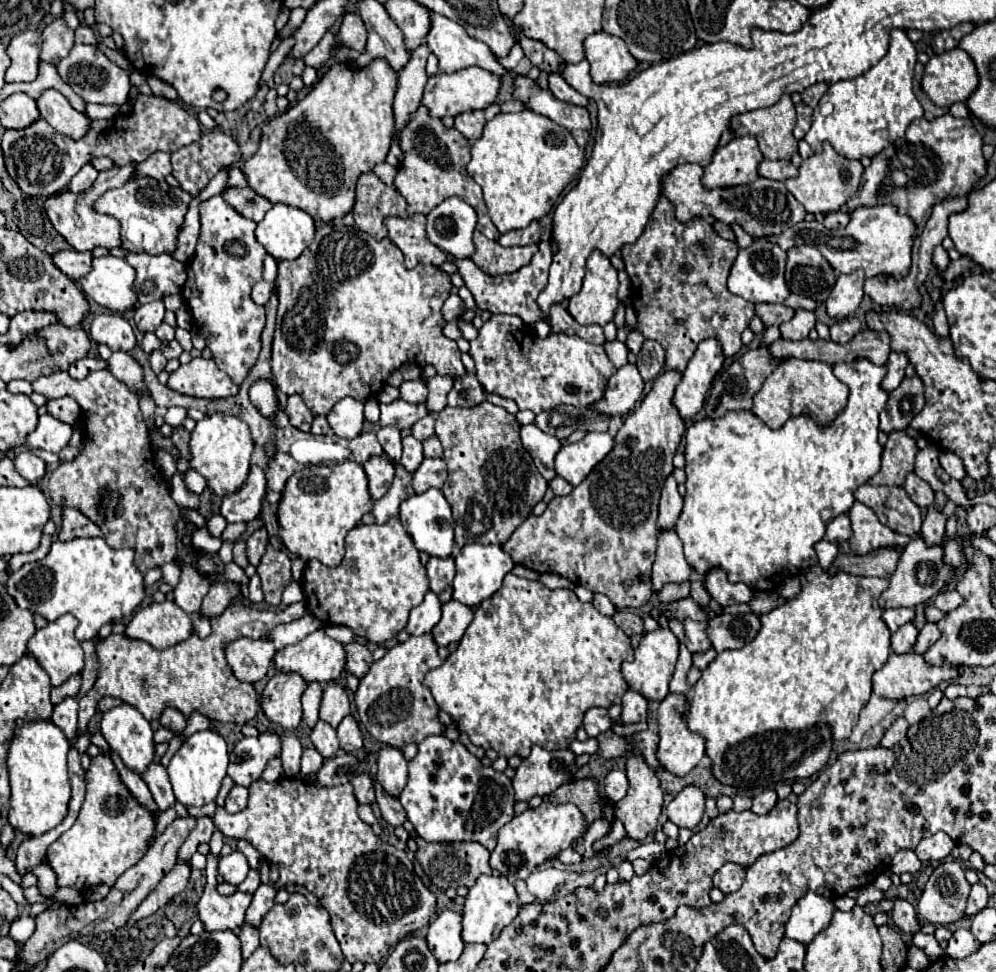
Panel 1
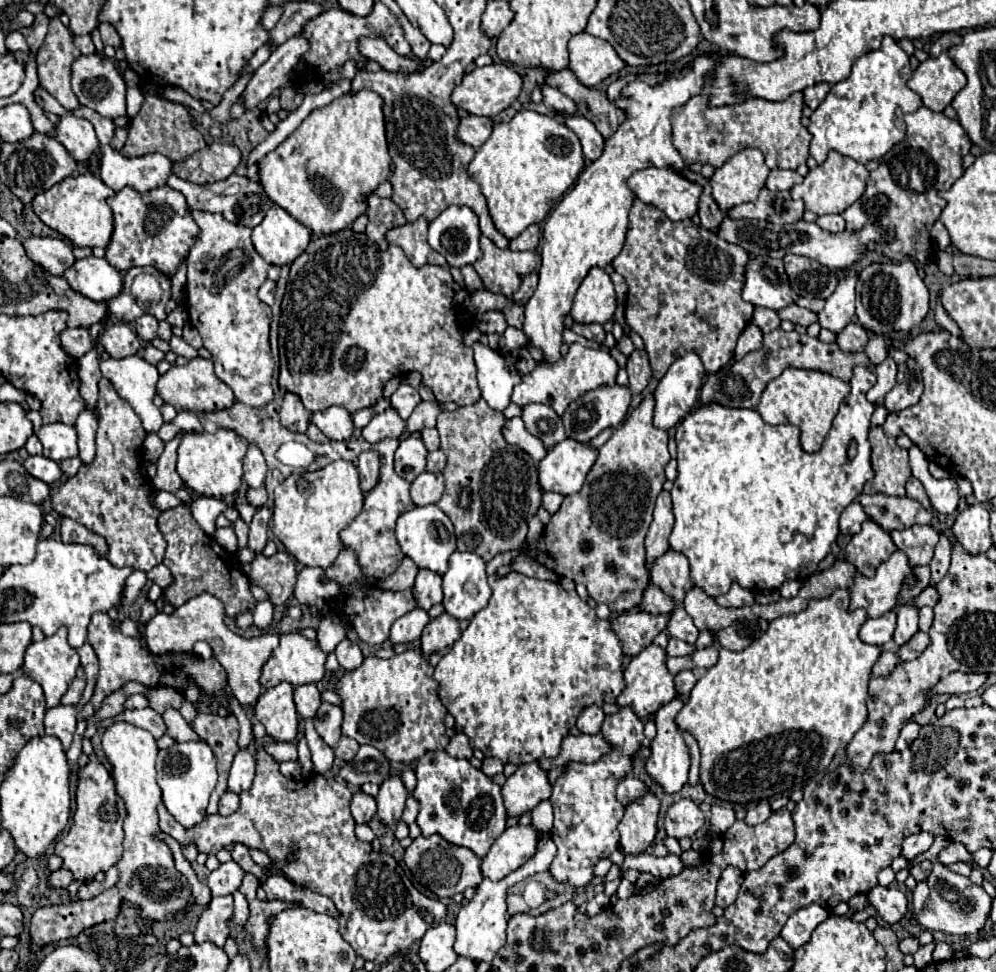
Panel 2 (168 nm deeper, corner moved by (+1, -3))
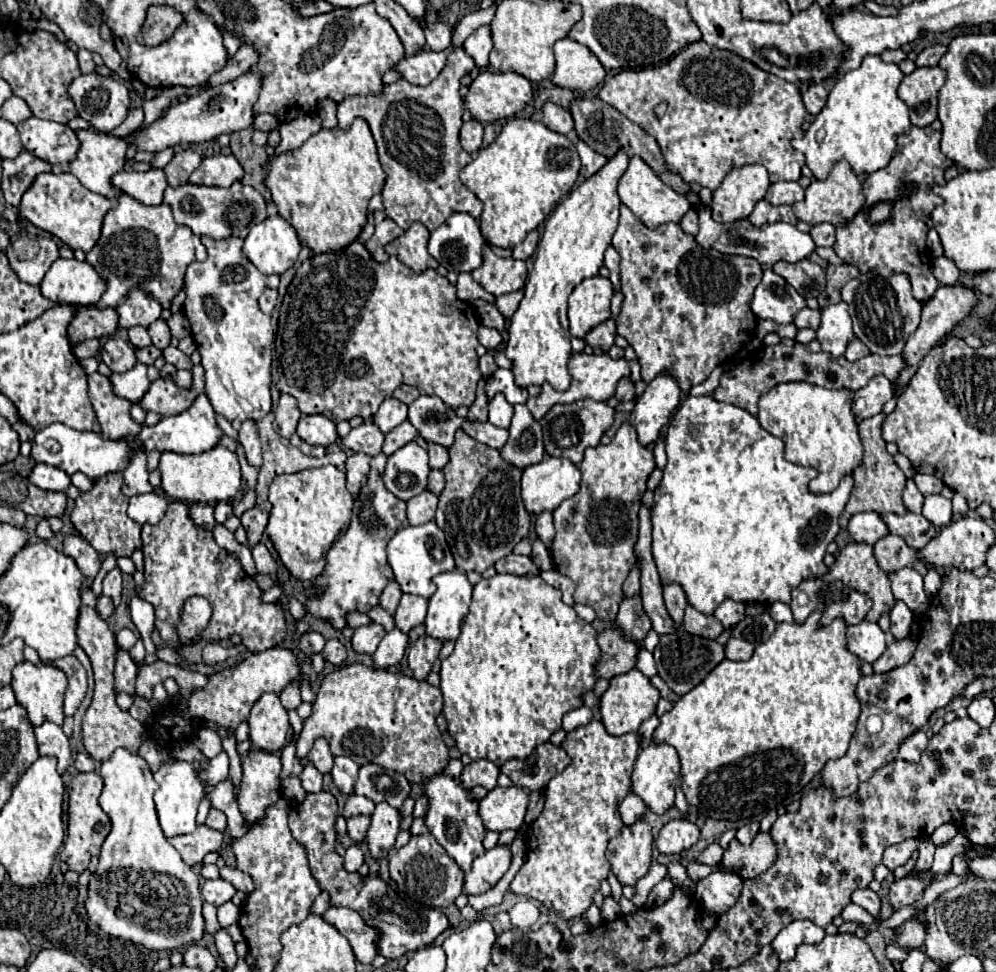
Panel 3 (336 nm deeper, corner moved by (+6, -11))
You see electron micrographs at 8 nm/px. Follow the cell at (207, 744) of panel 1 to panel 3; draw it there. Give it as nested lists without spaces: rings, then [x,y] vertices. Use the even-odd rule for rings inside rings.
[[[165,760],[159,770],[155,772],[155,780],[159,784],[159,790],[155,792],[155,806],[159,814],[159,824],[163,828],[165,836],[177,836],[177,834],[189,834],[195,830],[197,822],[197,808],[203,798],[203,784],[197,778],[197,768],[191,762],[185,760]]]

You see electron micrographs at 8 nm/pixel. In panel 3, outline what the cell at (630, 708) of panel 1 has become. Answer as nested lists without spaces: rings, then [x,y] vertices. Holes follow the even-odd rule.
[[[593,720],[587,726],[569,732],[561,746],[567,750],[573,762],[561,774],[555,774],[545,788],[545,808],[531,824],[533,838],[527,840],[527,860],[513,878],[511,890],[515,894],[527,894],[561,914],[565,920],[571,920],[587,912],[587,908],[593,904],[593,894],[599,890],[601,880],[607,878],[611,870],[605,850],[609,838],[617,836],[617,832],[623,828],[623,820],[617,808],[631,790],[631,772],[639,754],[639,740],[633,732],[625,736],[613,736],[605,732],[601,720]]]

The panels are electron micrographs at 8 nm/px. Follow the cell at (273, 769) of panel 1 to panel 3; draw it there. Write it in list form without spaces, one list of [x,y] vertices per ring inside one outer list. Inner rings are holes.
[[[365,664],[341,666],[323,678],[323,684],[317,692],[317,700],[313,702],[313,714],[305,720],[303,732],[297,740],[297,758],[303,760],[311,750],[313,740],[325,736],[331,744],[333,756],[341,756],[341,754],[349,756],[359,766],[375,762],[383,768],[399,770],[403,776],[407,774],[407,778],[409,774],[411,778],[429,778],[431,774],[443,772],[445,766],[449,764],[449,748],[445,746],[441,732],[435,724],[435,716],[441,712],[441,706],[443,706],[441,690],[427,684],[425,680],[415,680],[413,676],[399,674],[399,672],[393,674],[387,670],[369,668]]]

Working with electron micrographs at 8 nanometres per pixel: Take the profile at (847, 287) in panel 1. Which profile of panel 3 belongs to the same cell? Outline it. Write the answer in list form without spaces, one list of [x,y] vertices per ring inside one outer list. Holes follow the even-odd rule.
[[[839,302],[823,308],[821,324],[817,328],[817,340],[821,342],[821,350],[829,352],[831,358],[839,358],[845,354],[845,348],[851,338],[853,338],[853,328],[847,304]]]

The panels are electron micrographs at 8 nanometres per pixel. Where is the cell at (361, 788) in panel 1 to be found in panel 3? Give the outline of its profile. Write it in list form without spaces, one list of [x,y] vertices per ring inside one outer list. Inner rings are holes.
[[[351,816],[347,820],[347,834],[353,842],[365,840],[367,830],[369,830],[369,816]]]

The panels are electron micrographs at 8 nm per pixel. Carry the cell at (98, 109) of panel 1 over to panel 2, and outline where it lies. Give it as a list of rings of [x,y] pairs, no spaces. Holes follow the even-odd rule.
[[[52,18],[46,40],[36,56],[38,80],[48,94],[52,94],[64,108],[70,110],[80,106],[70,88],[70,68],[78,56],[80,52],[72,42],[70,30],[60,22],[60,18]]]

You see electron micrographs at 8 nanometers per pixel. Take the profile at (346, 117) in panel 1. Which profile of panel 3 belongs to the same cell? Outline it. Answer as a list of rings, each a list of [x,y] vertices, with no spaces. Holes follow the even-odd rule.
[[[355,118],[351,128],[323,128],[301,148],[285,152],[271,162],[265,186],[271,190],[279,216],[283,216],[315,254],[335,252],[351,244],[367,222],[367,204],[385,184],[377,146],[369,124]]]

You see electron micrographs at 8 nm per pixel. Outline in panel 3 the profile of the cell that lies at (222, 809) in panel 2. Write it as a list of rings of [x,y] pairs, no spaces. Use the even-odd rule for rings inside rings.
[[[211,808],[211,810],[209,810],[209,816],[207,816],[205,824],[207,824],[209,828],[221,830],[221,832],[225,832],[225,828],[227,828],[227,820],[225,820],[225,814],[223,814],[221,810],[217,810],[217,808]]]

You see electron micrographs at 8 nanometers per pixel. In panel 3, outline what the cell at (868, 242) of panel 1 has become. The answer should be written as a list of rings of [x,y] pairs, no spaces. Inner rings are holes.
[[[705,208],[699,212],[699,234],[695,236],[697,242],[703,248],[715,248],[719,252],[725,254],[741,254],[741,256],[749,256],[755,258],[759,264],[769,264],[773,266],[779,260],[785,262],[799,262],[809,258],[815,252],[815,244],[811,234],[797,230],[793,224],[785,224],[785,222],[775,222],[775,224],[763,224],[763,226],[753,226],[747,220],[737,220],[737,222],[715,222],[711,218],[711,210]]]

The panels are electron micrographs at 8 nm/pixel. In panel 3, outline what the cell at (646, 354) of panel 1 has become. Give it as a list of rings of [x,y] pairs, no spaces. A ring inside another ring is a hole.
[[[623,378],[617,386],[617,392],[615,392],[615,398],[619,402],[631,402],[635,398],[635,384],[631,378]]]

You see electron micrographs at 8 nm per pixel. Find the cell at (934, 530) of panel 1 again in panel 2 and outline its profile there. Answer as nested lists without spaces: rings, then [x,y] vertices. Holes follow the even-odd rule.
[[[912,526],[906,530],[892,530],[892,542],[908,556],[910,566],[930,564],[938,544],[938,532],[932,526]]]

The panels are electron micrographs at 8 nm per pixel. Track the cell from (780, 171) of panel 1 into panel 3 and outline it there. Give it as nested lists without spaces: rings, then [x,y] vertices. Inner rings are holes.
[[[773,182],[765,196],[765,200],[775,206],[793,204],[801,198],[803,198],[803,188],[797,182]]]

